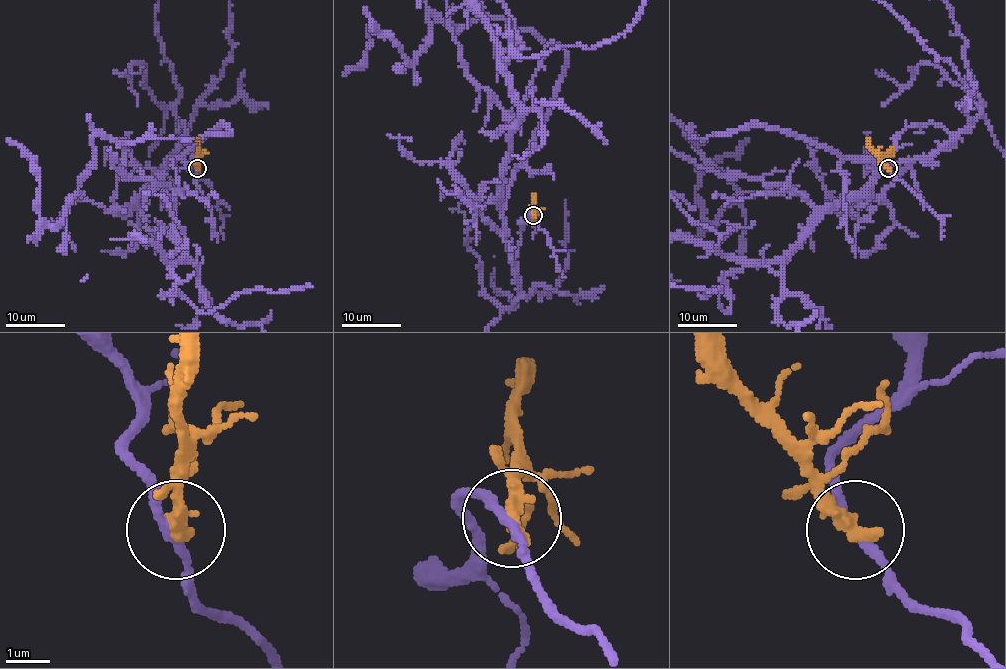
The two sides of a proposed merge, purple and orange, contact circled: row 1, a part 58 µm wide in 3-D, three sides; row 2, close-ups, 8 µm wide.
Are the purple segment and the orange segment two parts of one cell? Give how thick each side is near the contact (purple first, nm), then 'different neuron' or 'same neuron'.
220 nm thick on the purple side, 340 nm on the other; different neuron

